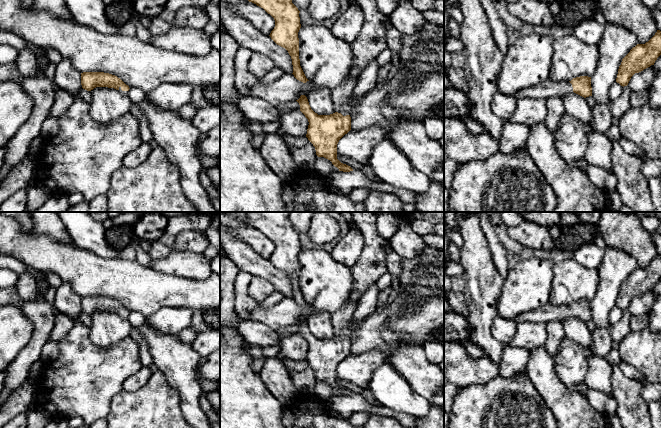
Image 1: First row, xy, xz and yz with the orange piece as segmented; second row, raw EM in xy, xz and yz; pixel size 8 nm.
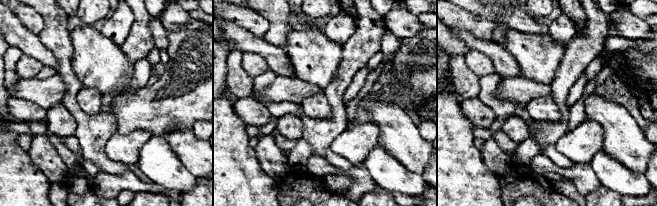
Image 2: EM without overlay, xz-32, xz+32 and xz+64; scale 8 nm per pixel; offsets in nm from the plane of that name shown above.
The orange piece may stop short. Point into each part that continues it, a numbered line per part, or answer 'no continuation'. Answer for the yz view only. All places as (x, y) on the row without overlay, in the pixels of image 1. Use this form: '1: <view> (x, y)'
1: yz (548, 312)

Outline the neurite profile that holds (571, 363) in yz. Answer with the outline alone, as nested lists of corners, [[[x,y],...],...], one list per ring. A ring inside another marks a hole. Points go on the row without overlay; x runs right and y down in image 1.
[[[565,337],[553,359],[560,382],[570,391],[586,397],[587,351],[580,344]]]

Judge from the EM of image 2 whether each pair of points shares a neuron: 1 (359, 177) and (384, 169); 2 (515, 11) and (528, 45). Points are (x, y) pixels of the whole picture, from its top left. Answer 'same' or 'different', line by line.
1: different
2: different

